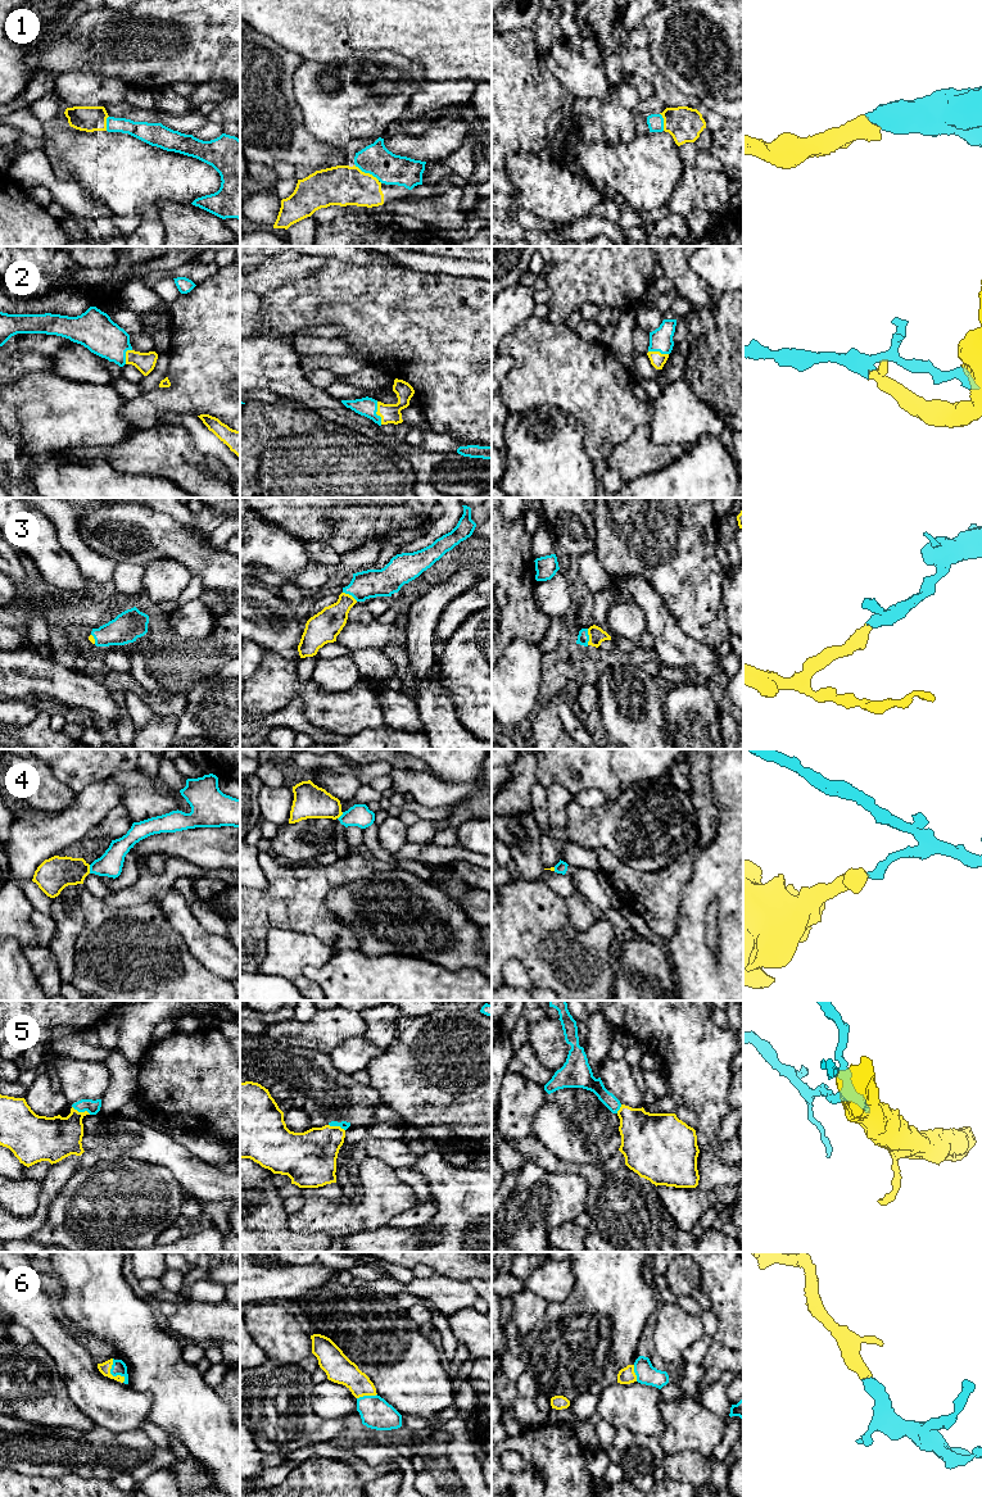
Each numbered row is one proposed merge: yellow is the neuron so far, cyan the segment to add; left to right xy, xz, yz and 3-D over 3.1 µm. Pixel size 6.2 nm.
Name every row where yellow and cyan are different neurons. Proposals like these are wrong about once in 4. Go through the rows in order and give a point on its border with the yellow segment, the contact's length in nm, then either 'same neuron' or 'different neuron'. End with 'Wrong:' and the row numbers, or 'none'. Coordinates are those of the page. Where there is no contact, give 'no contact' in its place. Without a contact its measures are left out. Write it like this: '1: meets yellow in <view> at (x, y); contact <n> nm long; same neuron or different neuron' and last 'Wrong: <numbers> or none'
1: meets yellow in xz at (369, 173); contact 200 nm long; same neuron
2: meets yellow in xz at (376, 413); contact 150 nm long; same neuron
3: meets yellow in yz at (589, 636); contact 100 nm long; same neuron
4: meets yellow in xy at (89, 869); contact 60 nm long; different neuron
5: meets yellow in xy at (81, 1112); contact 130 nm long; same neuron
6: meets yellow in xy at (111, 1374); contact 170 nm long; same neuron
Wrong: 4

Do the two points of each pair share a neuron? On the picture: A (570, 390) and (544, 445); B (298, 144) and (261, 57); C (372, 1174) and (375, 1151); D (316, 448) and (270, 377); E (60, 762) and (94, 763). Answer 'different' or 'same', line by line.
A: different
B: same
C: different
D: different
E: same

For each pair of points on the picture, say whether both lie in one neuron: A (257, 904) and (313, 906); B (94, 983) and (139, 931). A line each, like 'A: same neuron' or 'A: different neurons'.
A: same neuron
B: same neuron

